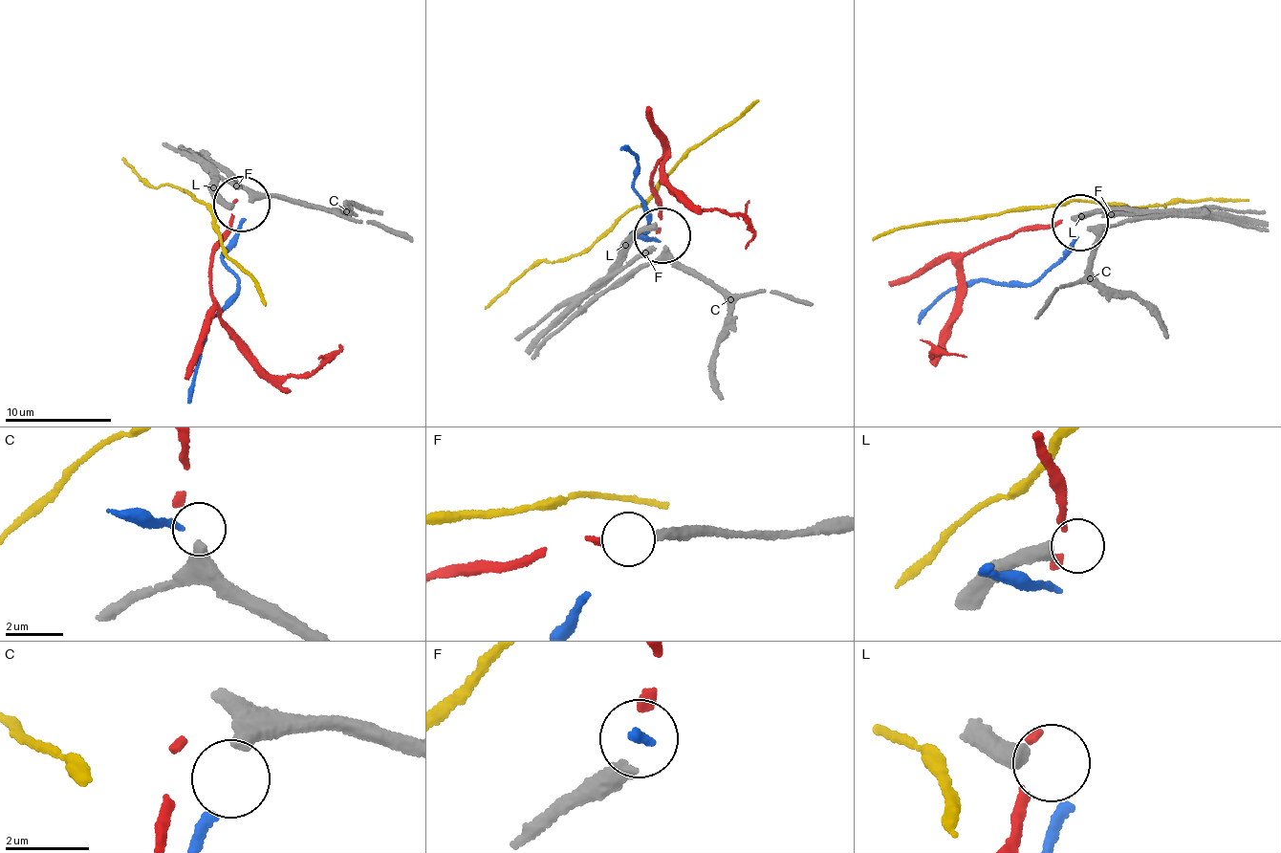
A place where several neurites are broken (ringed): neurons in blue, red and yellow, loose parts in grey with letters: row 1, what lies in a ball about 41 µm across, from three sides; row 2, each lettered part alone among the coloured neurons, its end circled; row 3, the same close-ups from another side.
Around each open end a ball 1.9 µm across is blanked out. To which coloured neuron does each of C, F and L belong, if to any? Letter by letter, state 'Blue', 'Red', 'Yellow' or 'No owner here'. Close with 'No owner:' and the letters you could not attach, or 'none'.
C: No owner here
F: Red
L: No owner here
No owner: C, L

